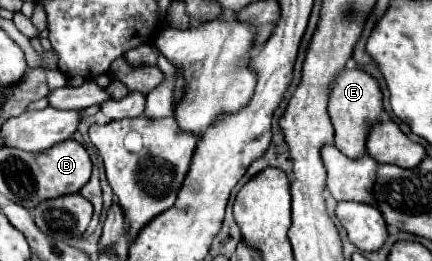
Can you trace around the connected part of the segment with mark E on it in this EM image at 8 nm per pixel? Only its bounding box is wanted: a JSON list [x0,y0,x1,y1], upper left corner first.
[329,69,383,159]

